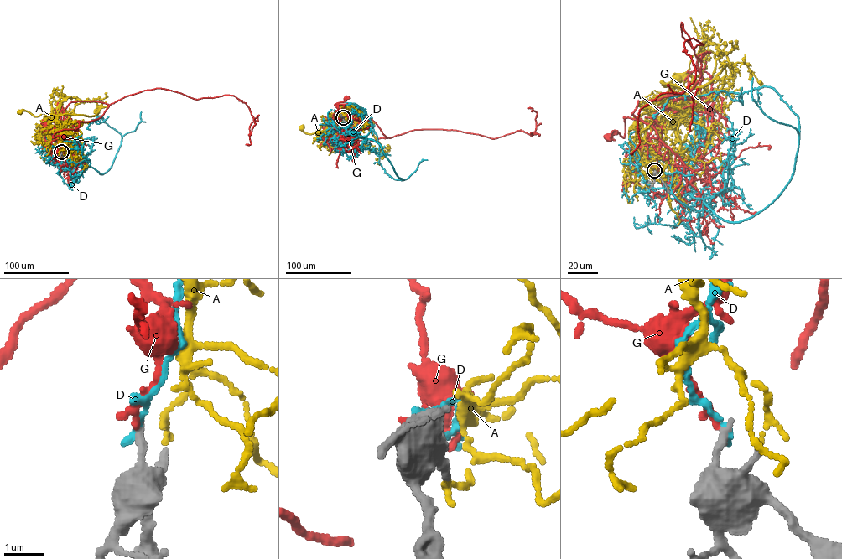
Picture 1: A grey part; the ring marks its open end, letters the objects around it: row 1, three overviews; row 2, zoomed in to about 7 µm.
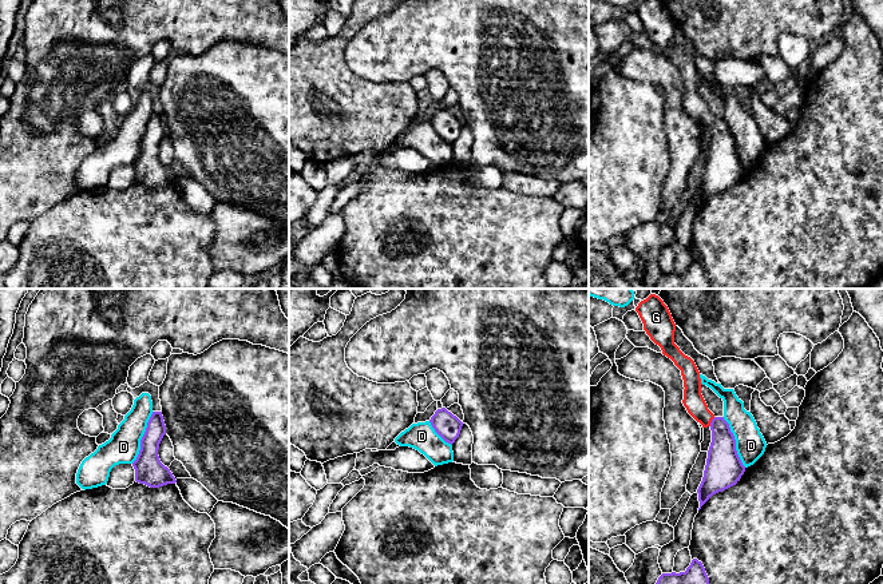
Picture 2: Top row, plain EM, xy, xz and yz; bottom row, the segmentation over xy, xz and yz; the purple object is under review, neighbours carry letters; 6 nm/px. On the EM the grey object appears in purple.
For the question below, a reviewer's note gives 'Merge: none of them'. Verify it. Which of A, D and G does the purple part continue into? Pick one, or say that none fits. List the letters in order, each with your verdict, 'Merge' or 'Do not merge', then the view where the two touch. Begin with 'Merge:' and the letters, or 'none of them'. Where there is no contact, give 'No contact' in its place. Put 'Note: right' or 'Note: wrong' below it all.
Merge: G
A: Do not merge. No contact
D: Do not merge. Touches purple in xy
G: Merge. Touches purple in yz
Note: wrong

